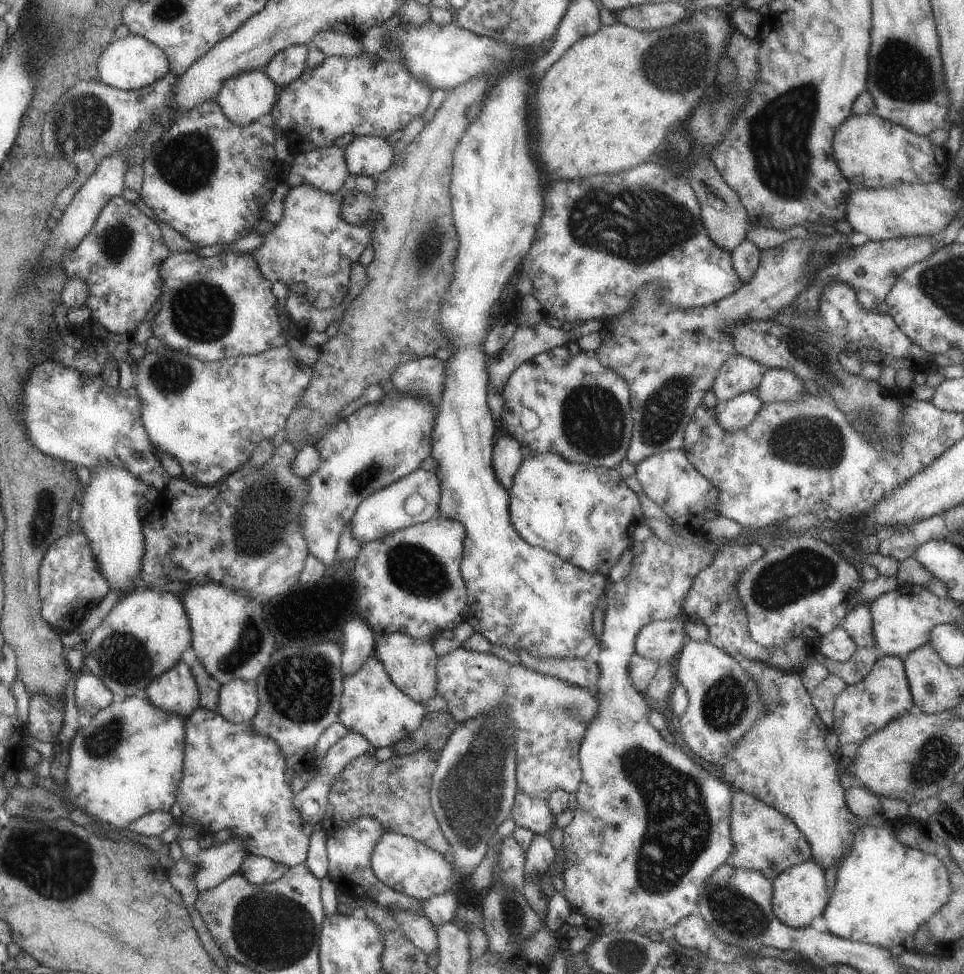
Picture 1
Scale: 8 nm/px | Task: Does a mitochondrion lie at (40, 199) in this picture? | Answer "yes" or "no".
no

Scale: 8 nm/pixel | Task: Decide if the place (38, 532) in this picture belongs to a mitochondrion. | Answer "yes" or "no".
yes

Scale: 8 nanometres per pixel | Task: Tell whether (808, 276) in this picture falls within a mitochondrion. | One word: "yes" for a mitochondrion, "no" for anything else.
no

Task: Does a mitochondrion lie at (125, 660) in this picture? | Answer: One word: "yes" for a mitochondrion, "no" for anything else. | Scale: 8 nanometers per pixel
yes

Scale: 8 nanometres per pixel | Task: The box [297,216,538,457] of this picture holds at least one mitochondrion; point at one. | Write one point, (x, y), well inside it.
(430, 246)

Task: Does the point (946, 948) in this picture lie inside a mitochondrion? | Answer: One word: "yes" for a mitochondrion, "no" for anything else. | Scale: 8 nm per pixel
no

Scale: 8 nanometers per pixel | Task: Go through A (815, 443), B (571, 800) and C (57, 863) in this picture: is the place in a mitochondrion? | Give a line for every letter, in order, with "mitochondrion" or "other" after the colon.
A: mitochondrion
B: other
C: mitochondrion

